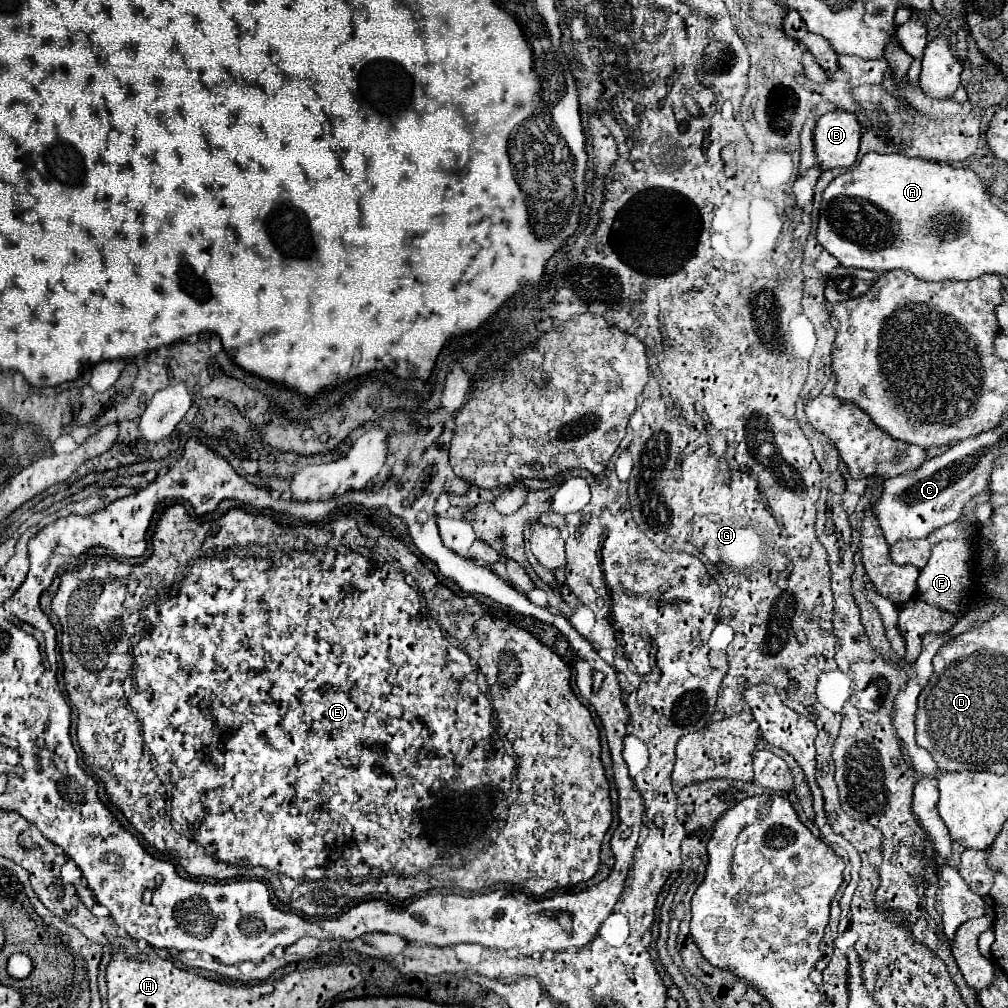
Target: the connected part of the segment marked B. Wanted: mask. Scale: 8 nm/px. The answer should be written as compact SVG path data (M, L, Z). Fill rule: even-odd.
M828 112L816 120L814 152L822 170L848 168L856 162L860 124L854 114Z

